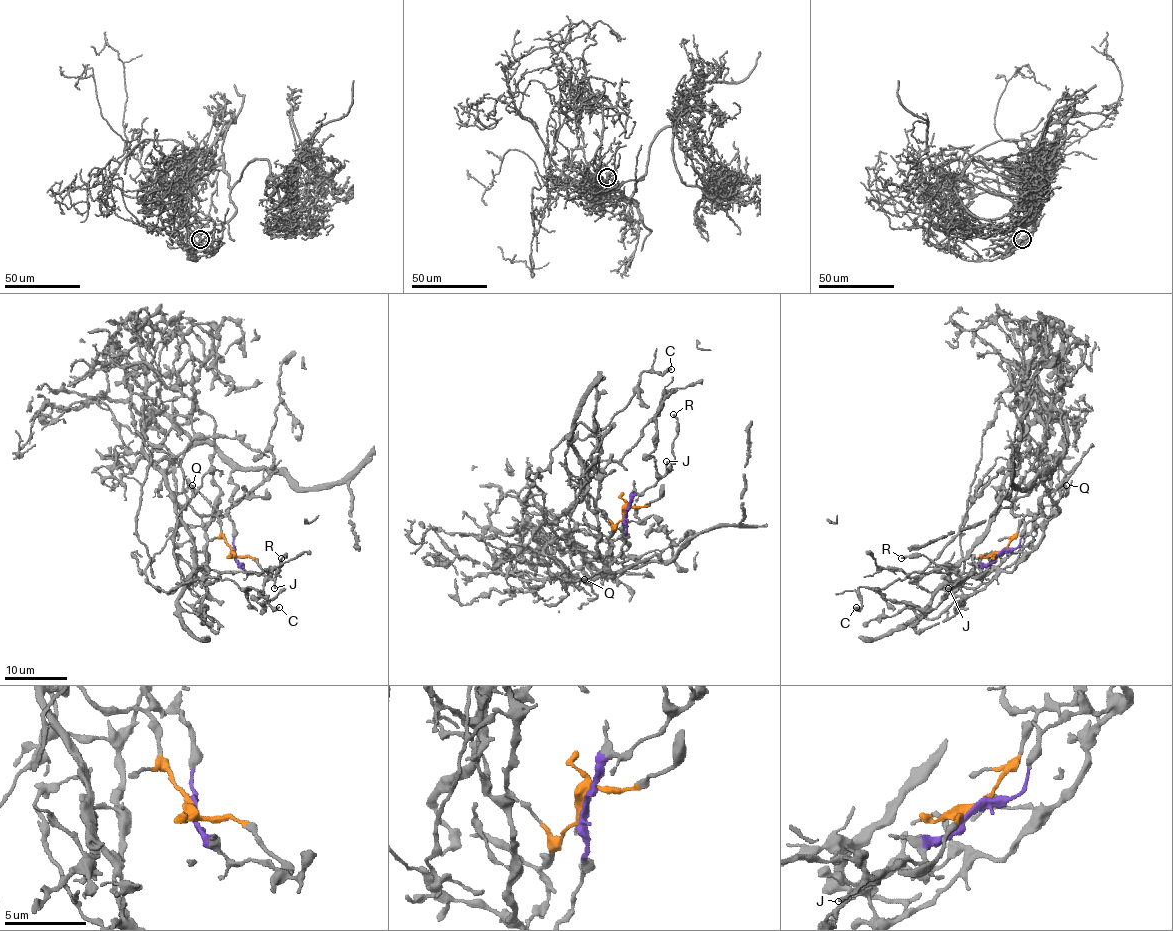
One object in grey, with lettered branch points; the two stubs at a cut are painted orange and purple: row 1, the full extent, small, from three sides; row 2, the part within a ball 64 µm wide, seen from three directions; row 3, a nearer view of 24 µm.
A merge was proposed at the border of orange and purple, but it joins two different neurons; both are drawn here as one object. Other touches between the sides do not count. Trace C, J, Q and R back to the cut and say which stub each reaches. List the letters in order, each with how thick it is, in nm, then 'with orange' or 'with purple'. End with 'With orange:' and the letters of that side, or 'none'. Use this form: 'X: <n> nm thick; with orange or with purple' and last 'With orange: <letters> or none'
C: 340 nm thick; with orange
J: 180 nm thick; with purple
Q: 80 nm thick; with purple
R: 150 nm thick; with purple
With orange: C

